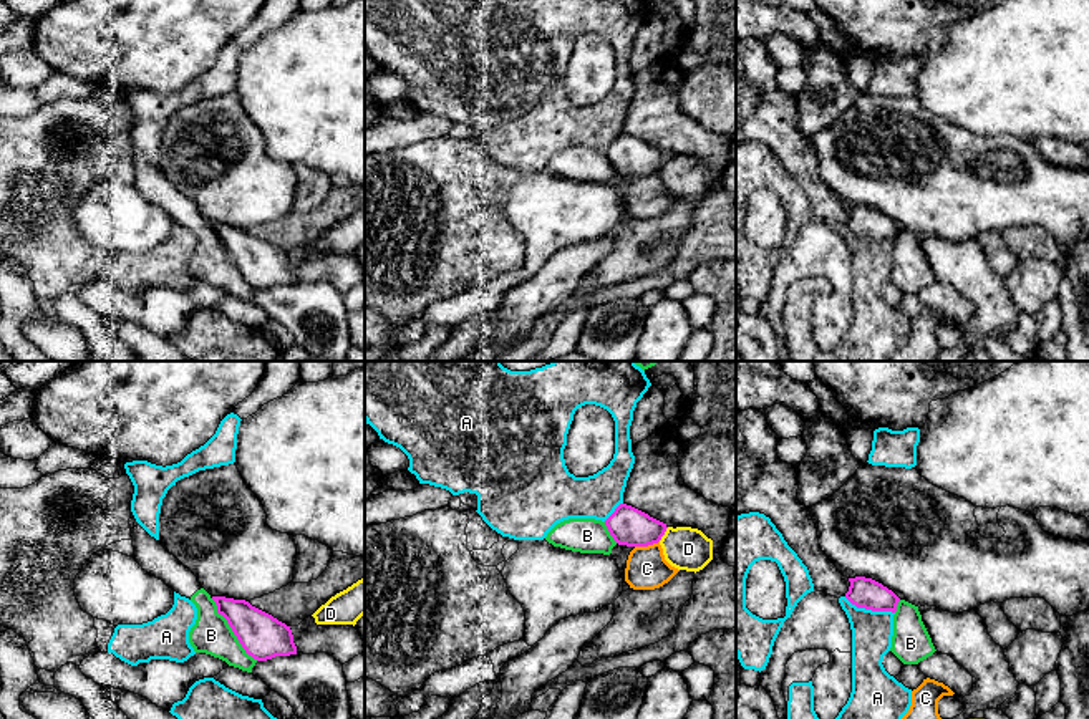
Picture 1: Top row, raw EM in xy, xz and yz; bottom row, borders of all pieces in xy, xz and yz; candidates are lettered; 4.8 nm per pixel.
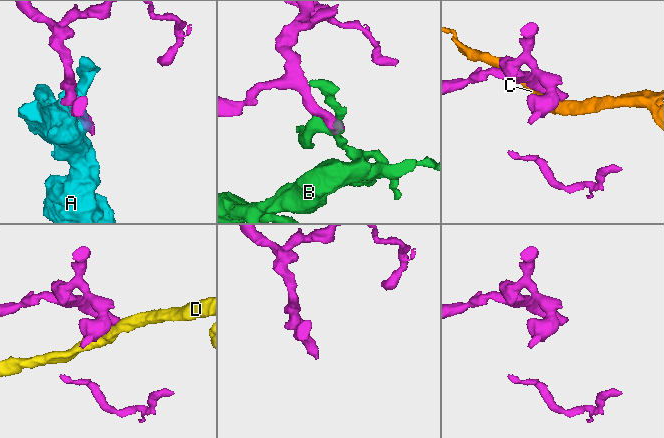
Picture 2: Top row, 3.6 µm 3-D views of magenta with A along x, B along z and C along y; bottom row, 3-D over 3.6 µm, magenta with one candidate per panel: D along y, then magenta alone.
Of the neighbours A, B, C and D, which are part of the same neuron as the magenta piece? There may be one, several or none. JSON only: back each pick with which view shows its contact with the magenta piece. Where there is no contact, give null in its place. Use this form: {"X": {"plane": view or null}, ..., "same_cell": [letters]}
{"same_cell": []}

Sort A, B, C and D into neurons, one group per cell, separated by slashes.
A / B / C / D

